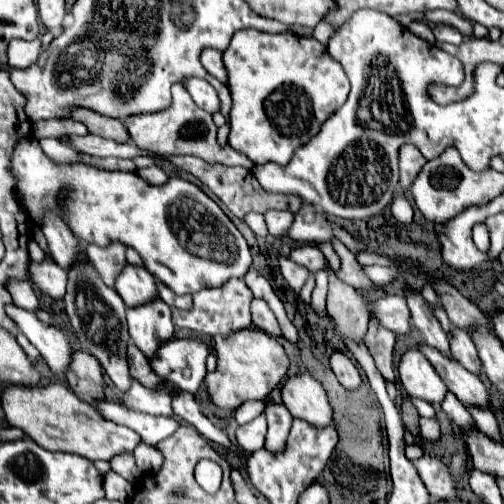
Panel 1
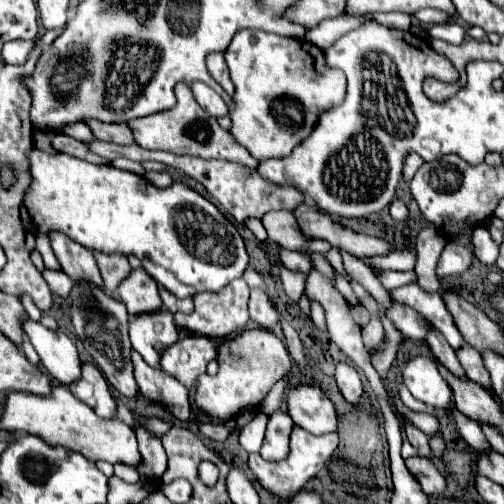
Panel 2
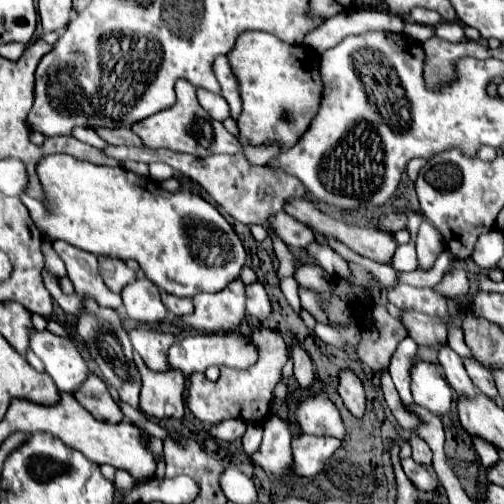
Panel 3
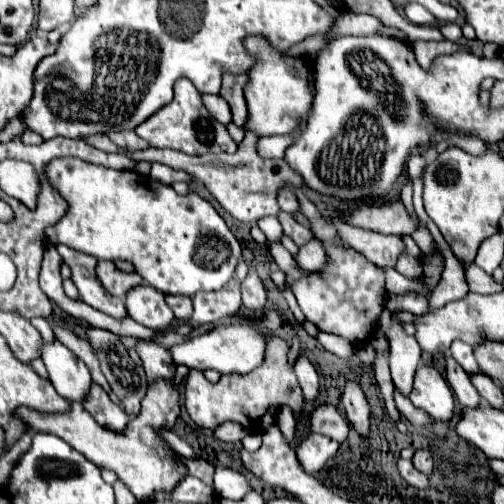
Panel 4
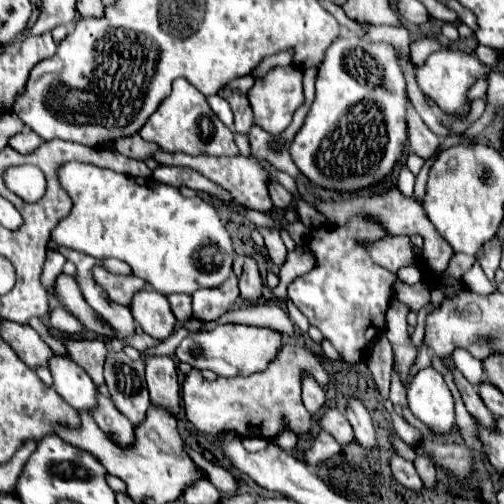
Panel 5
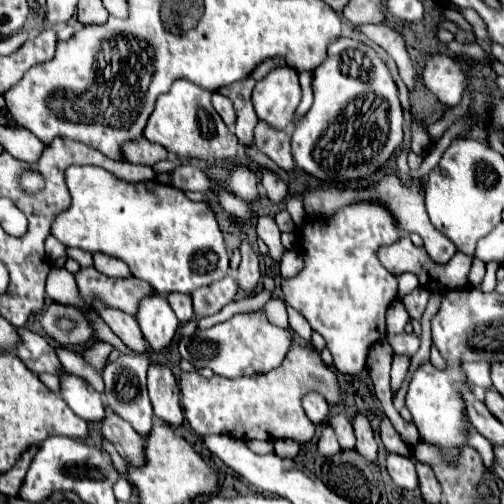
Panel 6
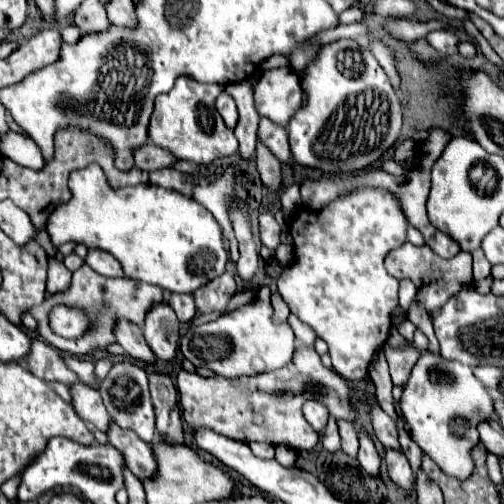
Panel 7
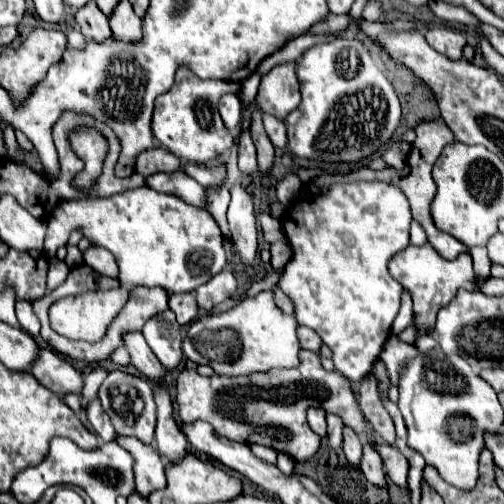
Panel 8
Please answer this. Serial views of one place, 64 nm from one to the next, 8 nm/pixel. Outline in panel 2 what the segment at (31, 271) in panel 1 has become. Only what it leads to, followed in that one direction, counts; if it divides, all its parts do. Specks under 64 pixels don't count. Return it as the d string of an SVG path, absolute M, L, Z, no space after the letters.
M42 270L42 276L44 276L48 288L52 290L52 294L56 294L60 298L68 298L68 292L72 288L72 280L68 276L64 276L64 272L60 272L60 270Z

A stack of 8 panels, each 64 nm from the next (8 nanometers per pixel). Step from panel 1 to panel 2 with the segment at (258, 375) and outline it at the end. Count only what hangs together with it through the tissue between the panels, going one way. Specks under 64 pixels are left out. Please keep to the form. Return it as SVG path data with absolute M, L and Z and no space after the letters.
M264 328L244 330L240 336L232 340L222 340L218 348L218 374L204 374L196 382L196 406L206 414L222 420L230 420L238 416L244 406L260 404L264 396L272 390L272 386L286 376L292 368L290 354L284 342Z

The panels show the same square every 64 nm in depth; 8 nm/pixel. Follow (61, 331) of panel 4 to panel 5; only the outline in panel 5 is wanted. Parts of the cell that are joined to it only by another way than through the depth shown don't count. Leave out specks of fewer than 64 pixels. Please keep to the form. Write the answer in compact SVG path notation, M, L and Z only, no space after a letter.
M62 336L62 342L70 358L76 360L88 372L95 386L103 385L105 383L103 369L106 346L100 340L84 340L84 338L80 340L80 338L68 338L68 336Z

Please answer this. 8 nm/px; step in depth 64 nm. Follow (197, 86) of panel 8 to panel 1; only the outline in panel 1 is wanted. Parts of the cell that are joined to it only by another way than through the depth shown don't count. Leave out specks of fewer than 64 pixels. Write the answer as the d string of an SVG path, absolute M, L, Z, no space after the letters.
M176 82L172 86L172 104L166 110L152 112L152 114L134 114L124 120L124 126L130 134L130 140L146 152L154 152L158 156L178 156L178 154L192 154L198 156L210 164L224 164L224 166L242 166L250 170L254 164L234 148L220 146L216 142L216 124L212 122L212 116L198 108L186 88Z

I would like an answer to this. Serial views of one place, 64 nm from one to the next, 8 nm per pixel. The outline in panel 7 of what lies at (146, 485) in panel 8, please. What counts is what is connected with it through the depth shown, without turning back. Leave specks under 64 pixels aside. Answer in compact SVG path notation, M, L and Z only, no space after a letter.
M110 422L108 428L108 442L122 452L126 466L138 476L138 478L146 478L152 476L156 470L156 462L154 462L154 454L152 454L152 446L146 444L144 440L140 440L140 436L136 436L136 432L132 430L124 430L118 428L116 422Z

